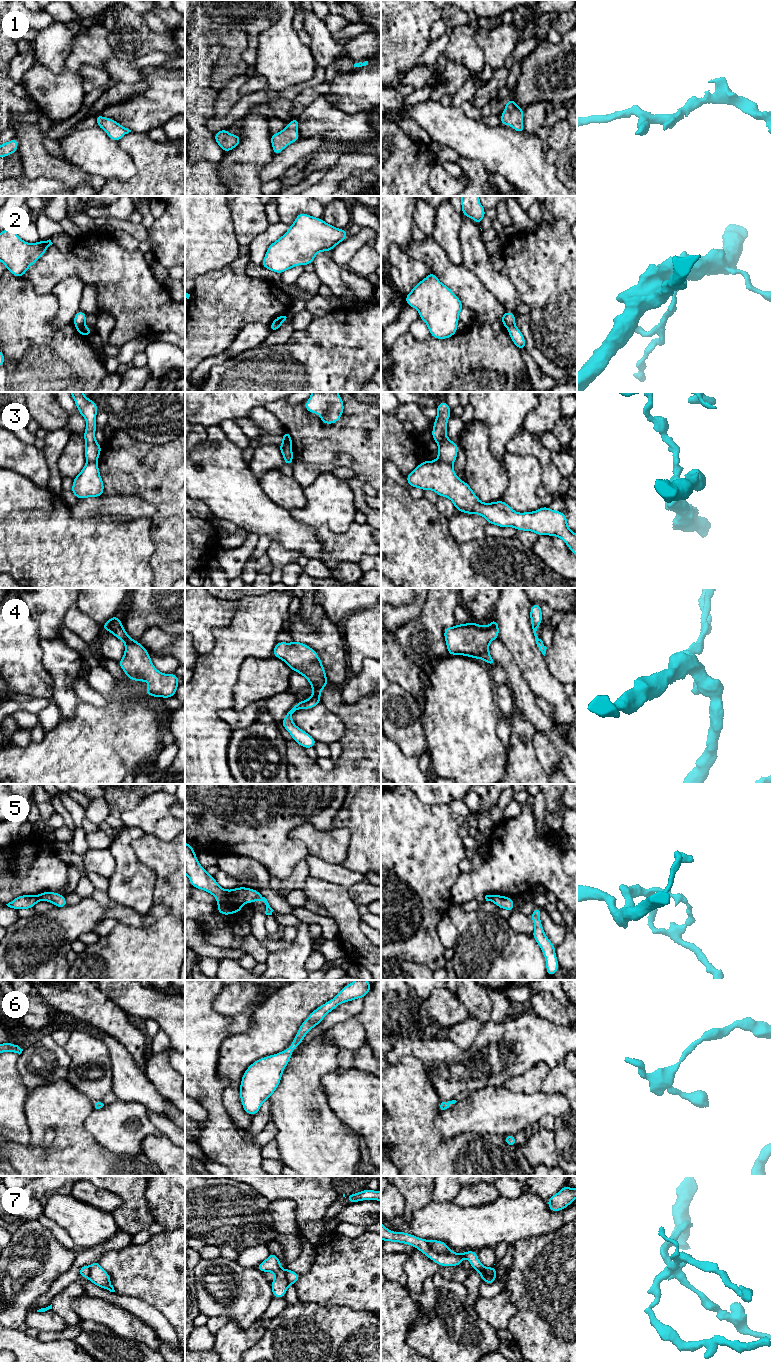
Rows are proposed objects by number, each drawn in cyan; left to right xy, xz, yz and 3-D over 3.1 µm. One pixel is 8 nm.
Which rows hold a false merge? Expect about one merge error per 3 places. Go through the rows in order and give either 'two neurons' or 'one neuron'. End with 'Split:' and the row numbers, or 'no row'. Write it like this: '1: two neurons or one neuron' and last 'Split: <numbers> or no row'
1: one neuron
2: two neurons
3: two neurons
4: one neuron
5: one neuron
6: one neuron
7: two neurons
Split: 2, 3, 7

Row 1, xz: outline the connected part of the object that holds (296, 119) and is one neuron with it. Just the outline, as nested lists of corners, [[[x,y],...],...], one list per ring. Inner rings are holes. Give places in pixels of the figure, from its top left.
[[[298,118],[292,119],[286,128],[278,133],[271,134],[270,140],[274,155],[281,153],[285,147],[300,139],[300,135],[297,133],[298,124]]]

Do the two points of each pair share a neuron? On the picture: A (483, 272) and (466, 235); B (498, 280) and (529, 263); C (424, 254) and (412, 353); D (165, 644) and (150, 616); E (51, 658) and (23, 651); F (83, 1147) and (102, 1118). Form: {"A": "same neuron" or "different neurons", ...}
{"A": "same neuron", "B": "different neurons", "C": "same neuron", "D": "different neurons", "E": "different neurons", "F": "different neurons"}

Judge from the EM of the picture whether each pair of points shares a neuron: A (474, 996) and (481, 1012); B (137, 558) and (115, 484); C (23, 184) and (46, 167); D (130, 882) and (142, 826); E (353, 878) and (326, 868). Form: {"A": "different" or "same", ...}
{"A": "same", "B": "different", "C": "different", "D": "same", "E": "same"}

